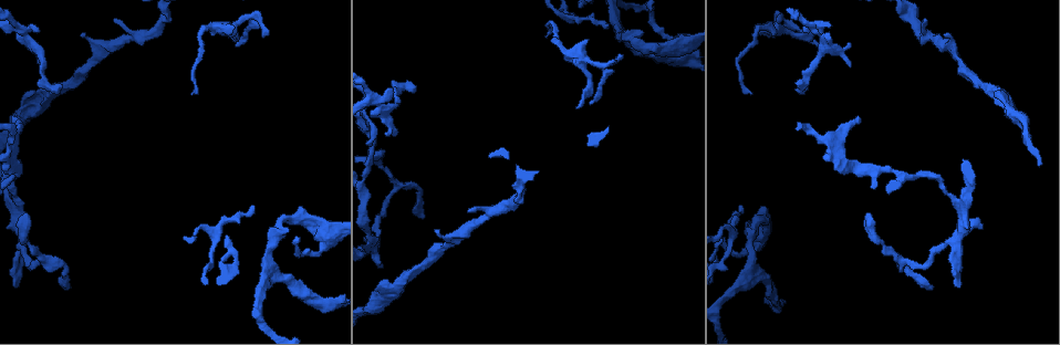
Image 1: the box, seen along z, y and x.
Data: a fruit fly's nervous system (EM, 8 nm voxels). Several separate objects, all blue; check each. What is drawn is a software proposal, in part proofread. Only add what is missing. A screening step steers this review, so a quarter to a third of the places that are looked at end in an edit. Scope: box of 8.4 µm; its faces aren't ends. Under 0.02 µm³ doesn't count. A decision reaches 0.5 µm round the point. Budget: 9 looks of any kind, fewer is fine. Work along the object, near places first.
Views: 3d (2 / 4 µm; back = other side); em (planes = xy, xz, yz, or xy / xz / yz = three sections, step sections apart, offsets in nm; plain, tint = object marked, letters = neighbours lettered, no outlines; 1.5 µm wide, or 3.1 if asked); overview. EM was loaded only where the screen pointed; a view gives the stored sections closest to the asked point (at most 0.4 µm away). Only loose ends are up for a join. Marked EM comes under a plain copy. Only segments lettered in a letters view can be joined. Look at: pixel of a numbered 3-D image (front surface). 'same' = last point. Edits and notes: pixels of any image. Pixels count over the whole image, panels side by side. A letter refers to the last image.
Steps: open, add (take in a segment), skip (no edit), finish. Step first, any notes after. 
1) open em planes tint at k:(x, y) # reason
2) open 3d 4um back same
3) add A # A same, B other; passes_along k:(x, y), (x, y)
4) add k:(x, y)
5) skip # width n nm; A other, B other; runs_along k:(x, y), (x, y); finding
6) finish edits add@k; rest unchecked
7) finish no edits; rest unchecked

open em planes letters at 1:(982, 228)

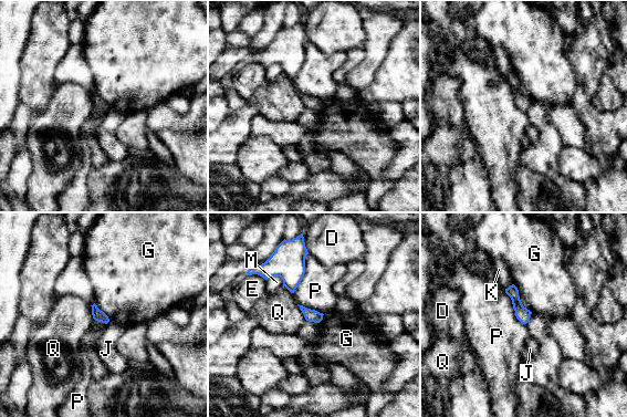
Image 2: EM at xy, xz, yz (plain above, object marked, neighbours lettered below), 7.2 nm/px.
skip # D other, E other, G other, J other, K other, M other, P other, Q other; border 2:(513, 283), (521, 303), (532, 312); none of them fits

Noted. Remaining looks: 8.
open em planes letters at 1:(26, 212) # tapers out

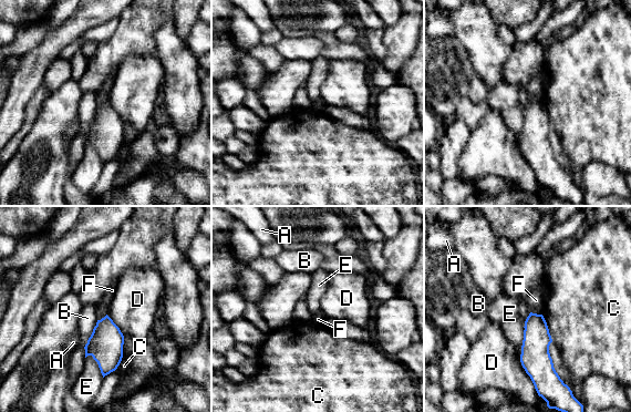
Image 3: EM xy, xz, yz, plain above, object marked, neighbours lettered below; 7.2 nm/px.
skip # longest_contact E 340 nm; A other, B other, C other, D other, E other, F other; border 3:(530, 311), (541, 315); no lettered segment goes on from it

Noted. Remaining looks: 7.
open em planes tint at 1:(945, 35) # branch stops here

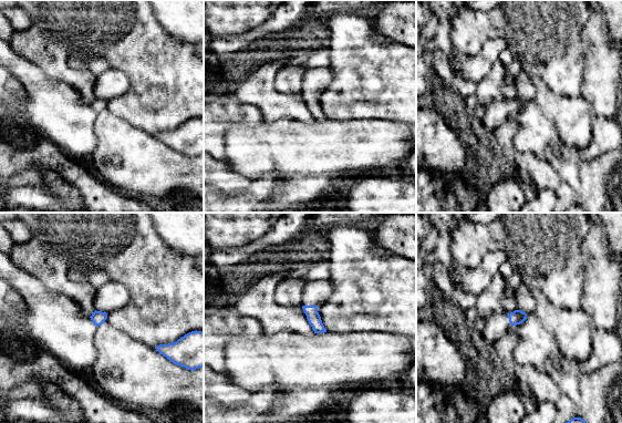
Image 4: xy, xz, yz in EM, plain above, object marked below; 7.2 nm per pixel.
open em planes letters same

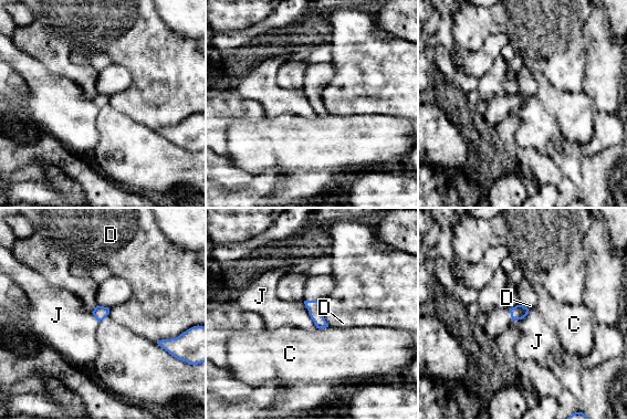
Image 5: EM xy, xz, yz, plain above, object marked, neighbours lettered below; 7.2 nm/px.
skip # width 100 nm; longest_contact J 200 nm; C other, D other, J other; none of them fits

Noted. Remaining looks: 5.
open em yz step 4 letters at 1:(193, 94) # branch stops here

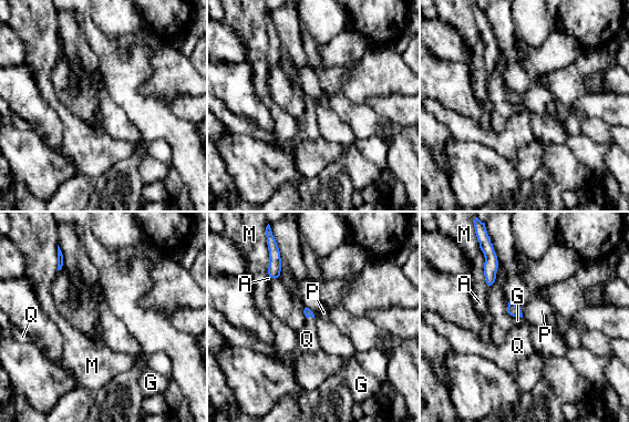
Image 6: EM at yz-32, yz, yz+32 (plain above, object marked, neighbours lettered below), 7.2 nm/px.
open em planes letters same

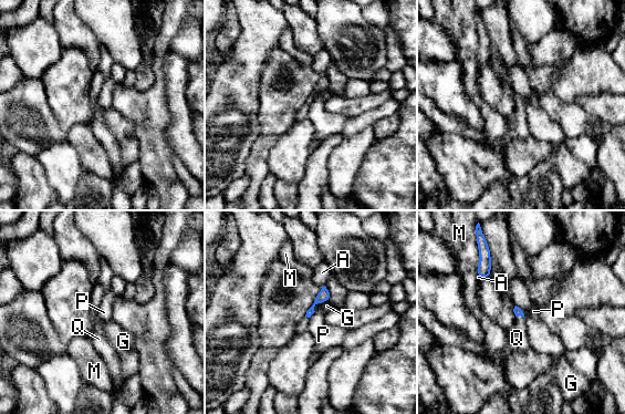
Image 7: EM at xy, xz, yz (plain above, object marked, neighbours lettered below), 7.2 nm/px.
add Q # A other, G other, M other, P other, Q same; passes_along 7:(517, 310), (520, 314), (517, 338); it goes on there

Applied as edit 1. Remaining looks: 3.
finish edits add@7; rest unchecked

